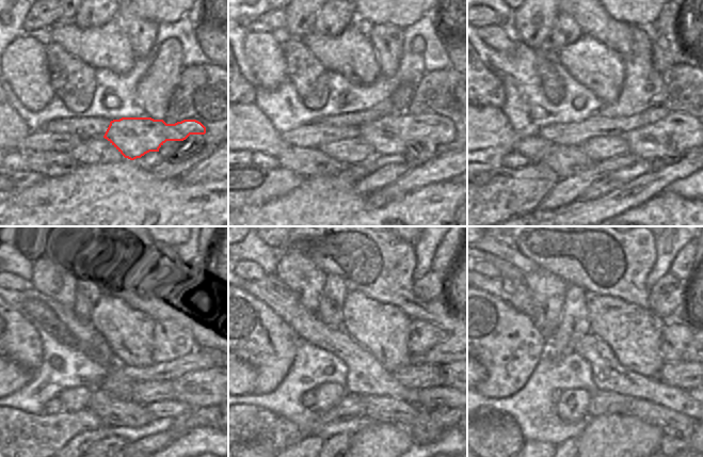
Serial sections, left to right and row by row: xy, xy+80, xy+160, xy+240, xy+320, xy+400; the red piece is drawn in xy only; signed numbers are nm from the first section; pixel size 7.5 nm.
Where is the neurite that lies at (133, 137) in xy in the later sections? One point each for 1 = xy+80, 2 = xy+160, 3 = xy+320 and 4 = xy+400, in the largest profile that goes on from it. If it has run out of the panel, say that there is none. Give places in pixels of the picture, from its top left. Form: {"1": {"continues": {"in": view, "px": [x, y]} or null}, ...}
{"1": {"continues": {"in": "xy+80", "px": [394, 134]}}, "2": {"continues": {"in": "xy+160", "px": [676, 132]}}, "3": {"continues": {"in": "xy+320", "px": [445, 367]}}, "4": {"continues": null}}

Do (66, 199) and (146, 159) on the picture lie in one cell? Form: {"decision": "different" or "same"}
{"decision": "different"}

